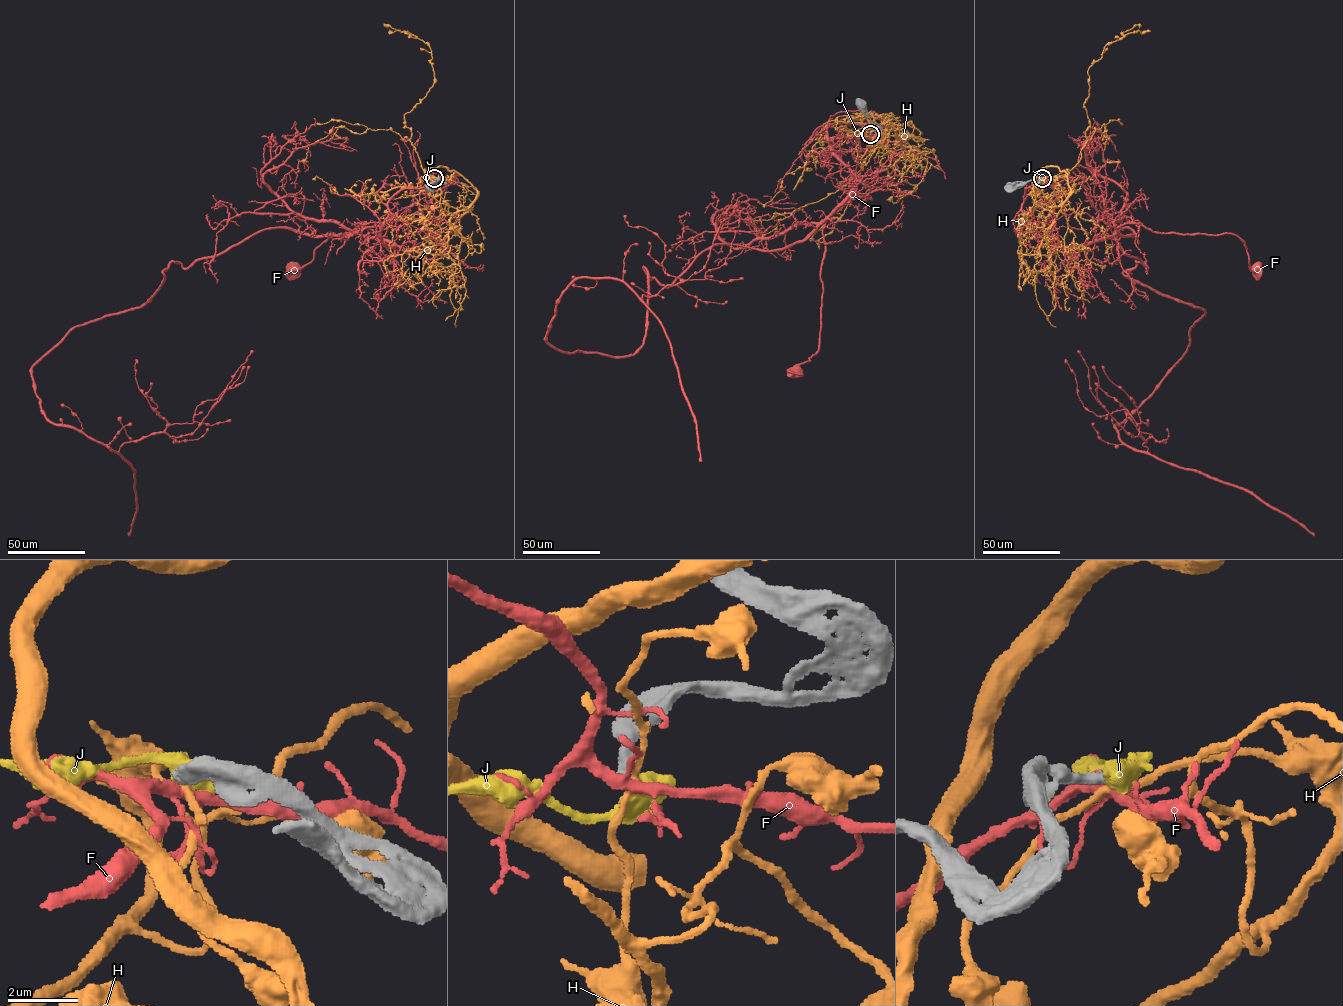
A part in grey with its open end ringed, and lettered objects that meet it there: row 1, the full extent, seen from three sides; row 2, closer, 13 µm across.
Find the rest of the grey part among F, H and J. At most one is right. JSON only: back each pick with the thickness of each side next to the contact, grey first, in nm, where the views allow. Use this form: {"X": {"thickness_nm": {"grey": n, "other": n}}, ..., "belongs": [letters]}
{"belongs": []}

